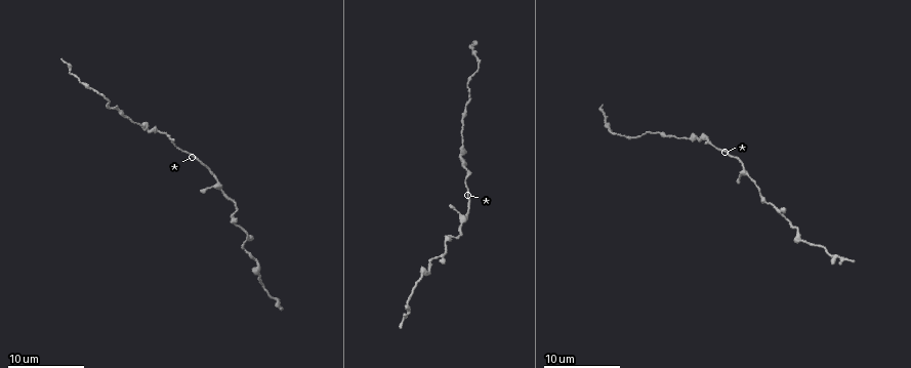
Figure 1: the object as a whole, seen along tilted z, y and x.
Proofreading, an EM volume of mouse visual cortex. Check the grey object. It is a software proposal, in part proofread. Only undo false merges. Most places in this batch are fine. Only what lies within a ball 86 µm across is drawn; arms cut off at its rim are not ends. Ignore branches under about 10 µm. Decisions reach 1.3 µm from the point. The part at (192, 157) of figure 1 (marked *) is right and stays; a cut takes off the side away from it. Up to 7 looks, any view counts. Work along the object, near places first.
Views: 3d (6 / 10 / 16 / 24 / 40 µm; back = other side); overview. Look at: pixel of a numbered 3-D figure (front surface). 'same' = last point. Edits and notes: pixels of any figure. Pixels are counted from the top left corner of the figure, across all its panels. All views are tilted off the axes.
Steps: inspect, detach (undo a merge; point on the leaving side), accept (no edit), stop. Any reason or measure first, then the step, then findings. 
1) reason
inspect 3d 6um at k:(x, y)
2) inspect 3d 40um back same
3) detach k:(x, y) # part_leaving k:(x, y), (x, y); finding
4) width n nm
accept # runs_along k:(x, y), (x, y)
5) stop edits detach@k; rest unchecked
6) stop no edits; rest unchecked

thick turns thin
inspect 3d 16um at 1:(463, 143)

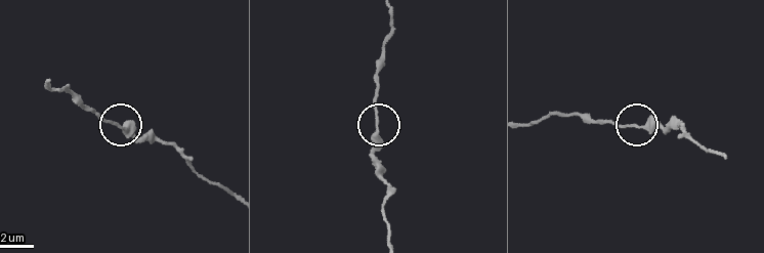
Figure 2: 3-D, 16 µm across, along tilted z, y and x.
accept # runs_along 2:(388, 237), (384, 210), (388, 194), (373, 146), (377, 82); continuous, no second cell

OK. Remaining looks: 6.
thin neck
inspect 3d 16um at 1:(478, 70)

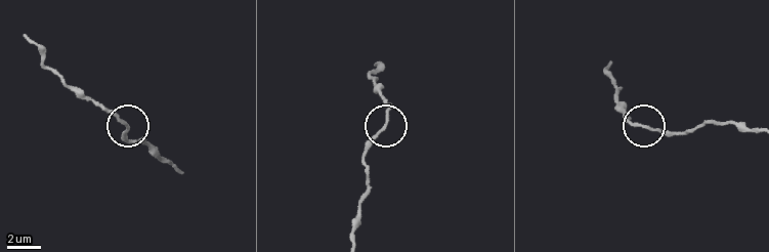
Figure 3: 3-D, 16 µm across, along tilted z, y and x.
accept # one cell here

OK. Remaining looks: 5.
calibre changes
inspect 3d 16um at 1:(807, 241)

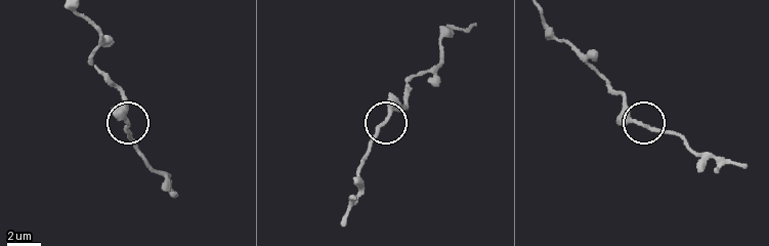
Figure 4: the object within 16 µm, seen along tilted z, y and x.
accept # runs_along 4:(541, 12), (557, 37), (621, 94), (629, 116), (680, 137); continuous, no second cell

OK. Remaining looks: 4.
thick turns thin
inspect 3d 10um at 1:(756, 188)

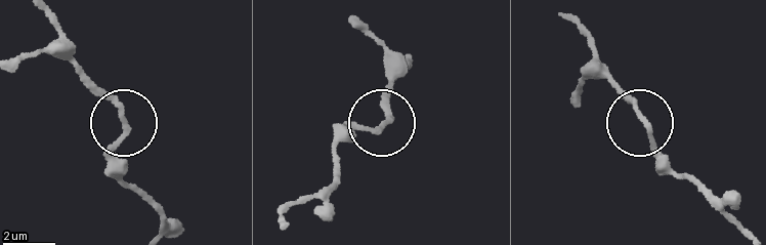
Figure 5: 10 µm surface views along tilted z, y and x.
inspect 3d 6um at 5:(379, 129)

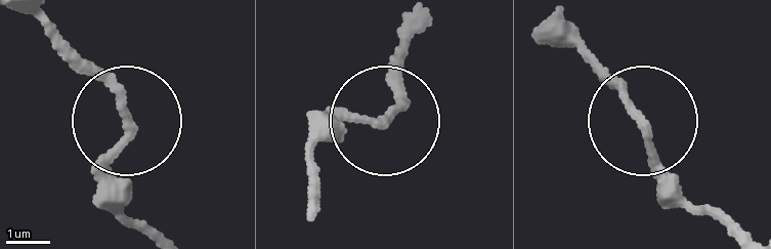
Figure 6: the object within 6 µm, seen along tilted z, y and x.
accept # runs_along 6:(40, 15), (119, 113), (116, 216); continuous, no second cell

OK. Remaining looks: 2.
stop no edits; rest unchecked

